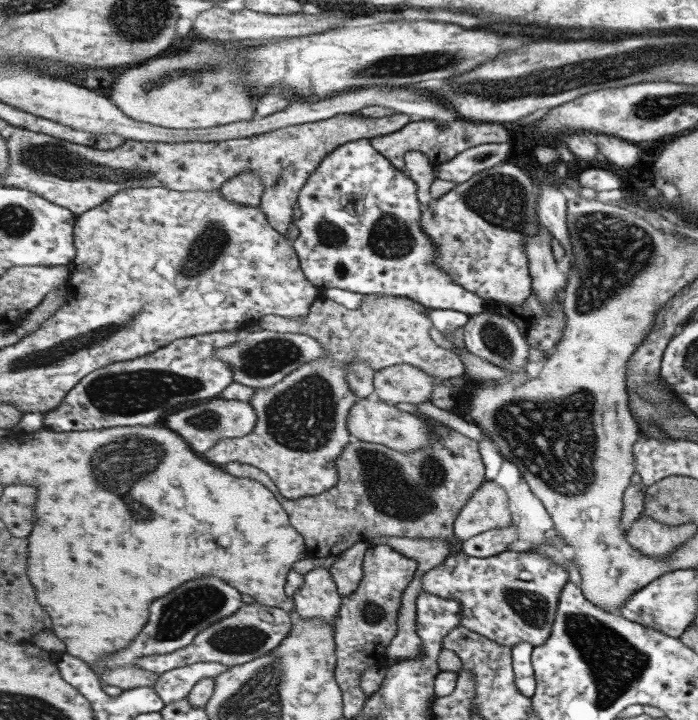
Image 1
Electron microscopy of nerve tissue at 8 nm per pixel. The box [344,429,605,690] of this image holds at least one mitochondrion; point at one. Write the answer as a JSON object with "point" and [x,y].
{"point":[403,495]}

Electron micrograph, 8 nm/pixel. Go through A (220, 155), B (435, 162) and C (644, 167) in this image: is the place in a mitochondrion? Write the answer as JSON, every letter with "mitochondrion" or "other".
{"A":"other","B":"other","C":"other"}

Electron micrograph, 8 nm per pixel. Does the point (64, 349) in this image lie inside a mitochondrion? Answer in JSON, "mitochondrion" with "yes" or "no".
{"mitochondrion":"yes"}

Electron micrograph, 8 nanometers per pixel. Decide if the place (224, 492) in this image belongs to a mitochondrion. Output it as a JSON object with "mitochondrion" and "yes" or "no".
{"mitochondrion":"no"}

